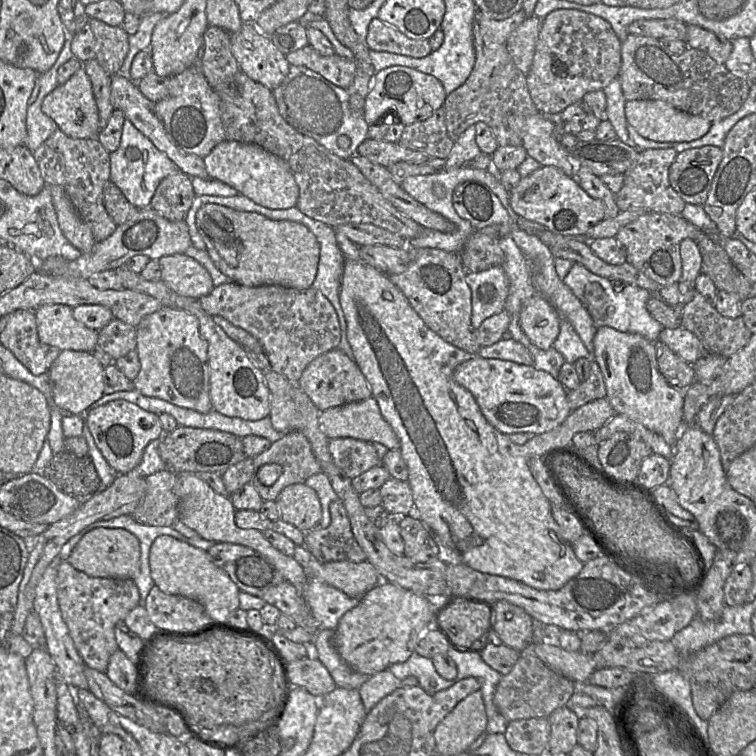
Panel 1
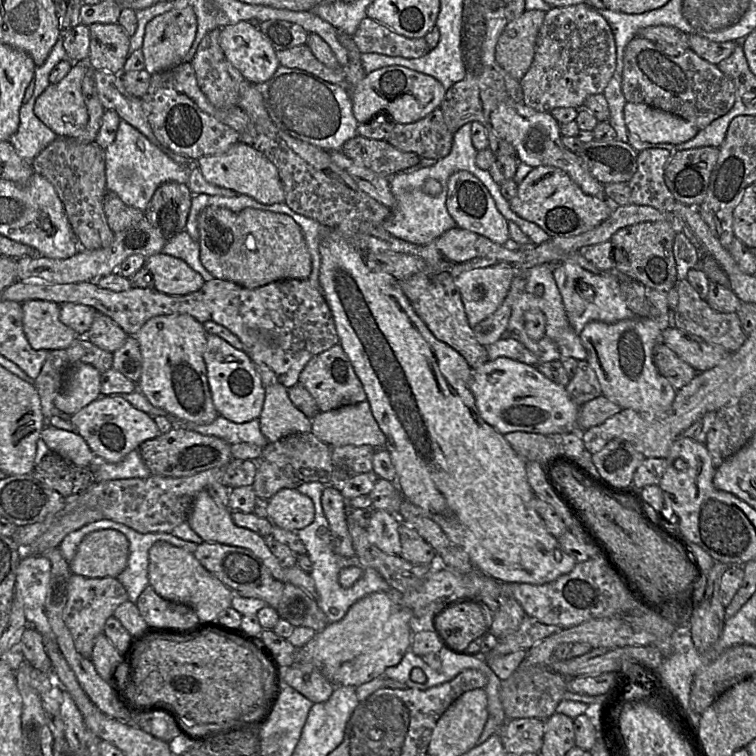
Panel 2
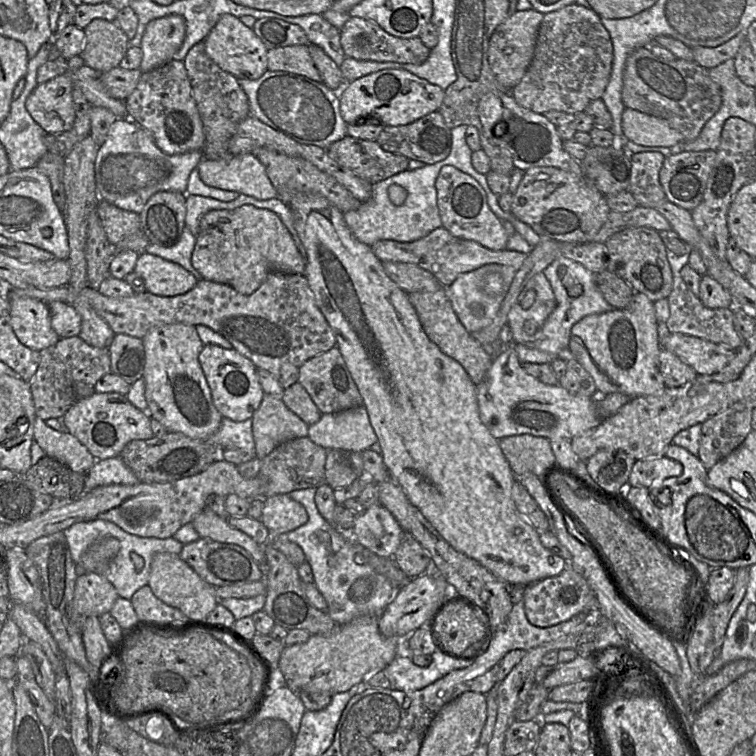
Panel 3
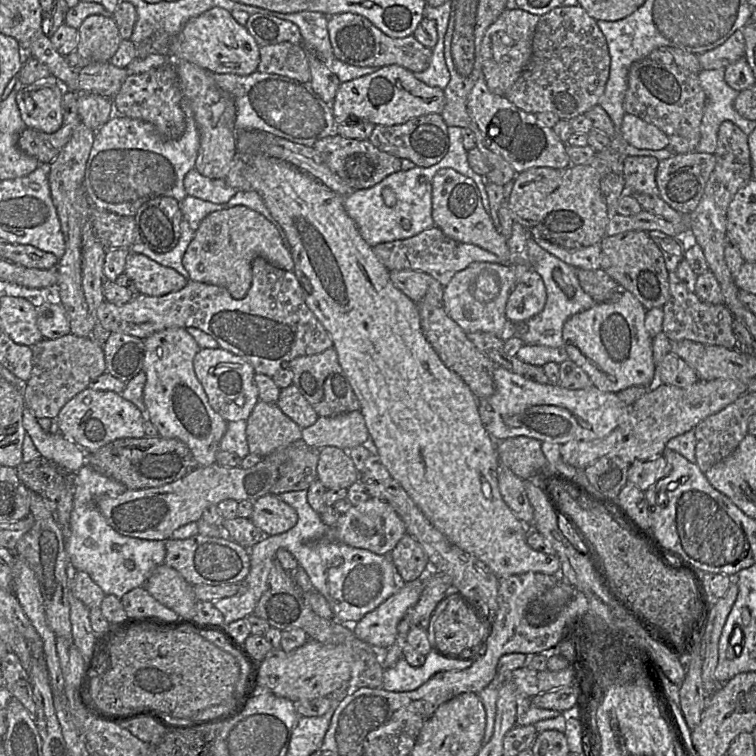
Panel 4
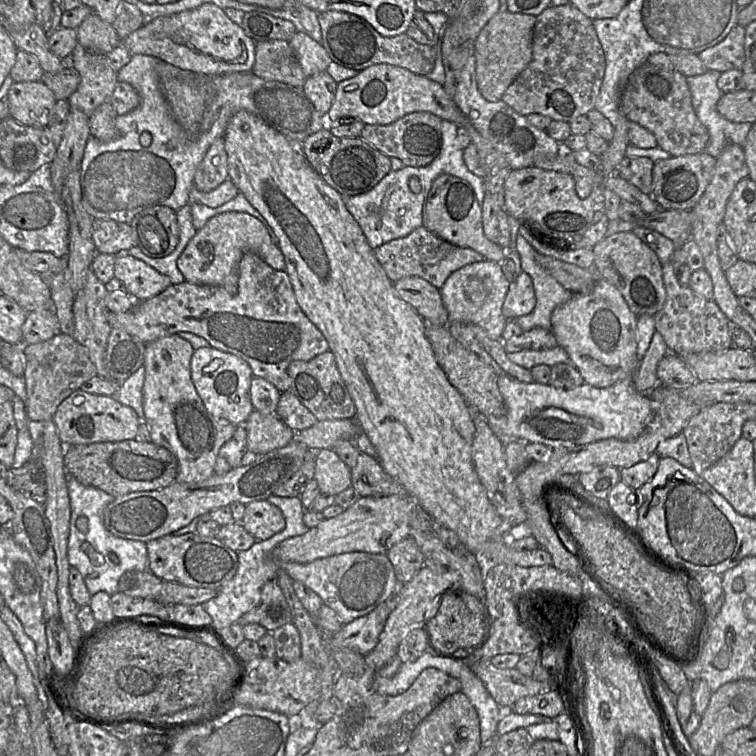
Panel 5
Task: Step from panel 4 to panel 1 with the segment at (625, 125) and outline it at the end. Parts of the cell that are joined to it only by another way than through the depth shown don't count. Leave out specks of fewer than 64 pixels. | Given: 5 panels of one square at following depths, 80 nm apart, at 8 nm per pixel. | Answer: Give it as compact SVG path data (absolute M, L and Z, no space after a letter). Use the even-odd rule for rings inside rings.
M630 100L625 104L625 116L642 137L657 142L690 142L704 136L712 122L698 115L680 111L662 100Z

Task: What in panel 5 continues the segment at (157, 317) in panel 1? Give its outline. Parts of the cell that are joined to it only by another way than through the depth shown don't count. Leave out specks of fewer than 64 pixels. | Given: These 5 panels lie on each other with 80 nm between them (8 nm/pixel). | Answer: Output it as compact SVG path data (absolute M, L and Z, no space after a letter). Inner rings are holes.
M173 334L145 347L143 410L154 444L169 450L177 459L176 482L198 483L214 474L220 448L232 438L236 425L210 415L191 380L190 362L194 349L190 342Z

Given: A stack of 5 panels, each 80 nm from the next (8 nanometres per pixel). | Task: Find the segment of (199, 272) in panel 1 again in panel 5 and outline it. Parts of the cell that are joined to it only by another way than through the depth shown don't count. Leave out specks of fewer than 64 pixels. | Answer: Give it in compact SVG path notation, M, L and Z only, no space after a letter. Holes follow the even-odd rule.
M120 251L115 255L114 278L118 279L123 289L135 299L147 300L172 285L168 276L129 255L128 251Z

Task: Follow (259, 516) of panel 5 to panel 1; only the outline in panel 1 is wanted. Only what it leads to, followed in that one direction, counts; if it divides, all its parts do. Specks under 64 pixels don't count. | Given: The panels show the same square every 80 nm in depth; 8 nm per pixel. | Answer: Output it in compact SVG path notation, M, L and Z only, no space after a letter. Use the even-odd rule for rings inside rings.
M305 483L285 487L276 498L280 519L303 532L308 532L321 521L322 506L315 490Z

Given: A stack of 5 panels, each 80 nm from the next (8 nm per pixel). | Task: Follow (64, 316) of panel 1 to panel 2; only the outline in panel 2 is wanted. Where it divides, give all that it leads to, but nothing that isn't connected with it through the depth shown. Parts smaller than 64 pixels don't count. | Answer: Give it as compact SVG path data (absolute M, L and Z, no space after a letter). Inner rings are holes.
M46 300L21 303L24 332L32 348L59 350L70 346L78 334L60 321L60 304Z

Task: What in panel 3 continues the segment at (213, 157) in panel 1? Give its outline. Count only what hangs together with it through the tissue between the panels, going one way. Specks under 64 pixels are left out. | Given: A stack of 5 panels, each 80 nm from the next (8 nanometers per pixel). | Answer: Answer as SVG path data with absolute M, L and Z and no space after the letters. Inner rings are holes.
M253 153L231 155L220 159L203 158L197 165L201 180L208 186L252 196L259 200L279 198L265 167Z

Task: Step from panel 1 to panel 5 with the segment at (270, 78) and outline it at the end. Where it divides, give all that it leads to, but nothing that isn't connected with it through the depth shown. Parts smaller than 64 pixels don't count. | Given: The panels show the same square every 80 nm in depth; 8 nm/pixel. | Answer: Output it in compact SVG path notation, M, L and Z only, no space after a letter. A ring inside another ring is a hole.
M213 3L158 17L120 39L119 45L132 55L155 56L183 70L204 75L251 72L256 53L255 41L227 16L224 9Z

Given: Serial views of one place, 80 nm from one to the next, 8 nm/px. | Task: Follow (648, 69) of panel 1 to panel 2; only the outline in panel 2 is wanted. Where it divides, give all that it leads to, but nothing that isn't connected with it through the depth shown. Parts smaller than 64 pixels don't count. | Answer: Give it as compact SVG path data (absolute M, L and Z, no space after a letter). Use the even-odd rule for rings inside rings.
M637 35L626 46L623 63L622 92L627 102L644 103L677 115L699 130L727 114L736 101L734 83L717 65L702 59L690 48L674 57Z

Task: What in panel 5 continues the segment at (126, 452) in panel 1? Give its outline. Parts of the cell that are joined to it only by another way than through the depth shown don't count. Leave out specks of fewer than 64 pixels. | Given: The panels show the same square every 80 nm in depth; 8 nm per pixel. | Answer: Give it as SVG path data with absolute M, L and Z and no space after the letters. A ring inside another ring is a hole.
M81 389L60 403L52 421L60 440L66 446L132 440L135 439L140 424L137 413L118 402L114 396L90 394Z

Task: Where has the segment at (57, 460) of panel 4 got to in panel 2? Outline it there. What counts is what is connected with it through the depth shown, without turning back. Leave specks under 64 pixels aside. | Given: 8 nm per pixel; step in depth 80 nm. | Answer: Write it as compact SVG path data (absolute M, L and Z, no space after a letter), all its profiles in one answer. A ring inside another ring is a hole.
M46 423L41 431L42 439L50 452L54 452L77 466L93 466L96 455L91 451L86 441L76 432L58 429Z

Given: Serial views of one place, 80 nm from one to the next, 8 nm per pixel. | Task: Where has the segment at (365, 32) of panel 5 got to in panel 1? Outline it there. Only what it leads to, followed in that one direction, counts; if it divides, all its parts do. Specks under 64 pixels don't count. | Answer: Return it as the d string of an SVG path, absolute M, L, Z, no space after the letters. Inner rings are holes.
M378 18L370 22L365 42L372 51L385 51L414 58L422 58L432 52L428 39L409 38Z

